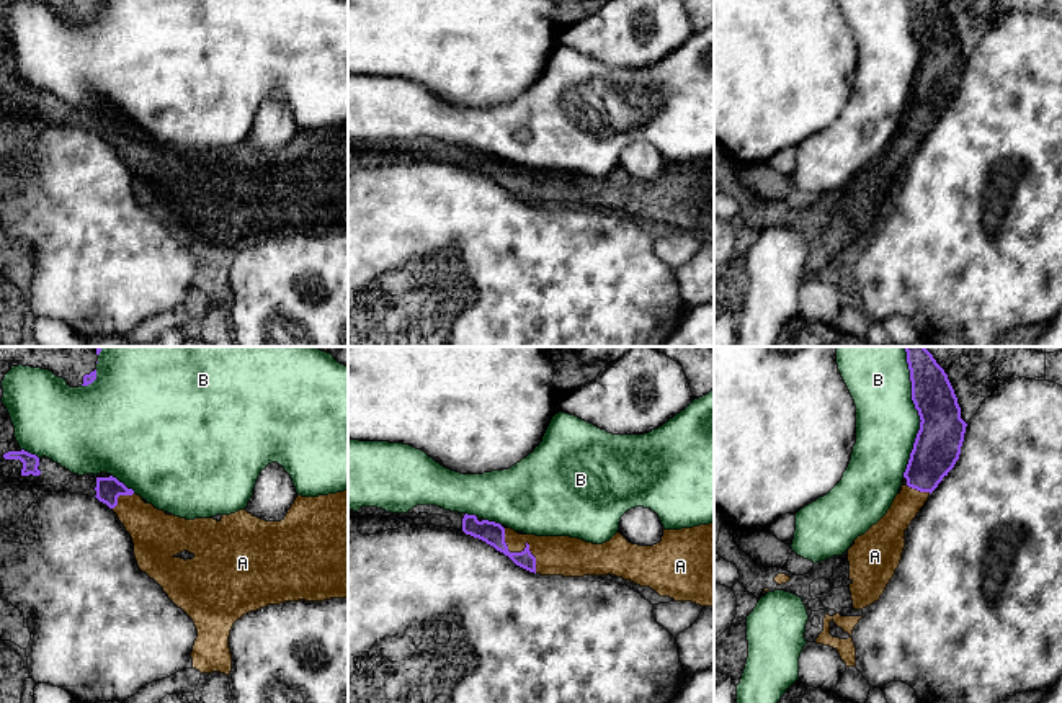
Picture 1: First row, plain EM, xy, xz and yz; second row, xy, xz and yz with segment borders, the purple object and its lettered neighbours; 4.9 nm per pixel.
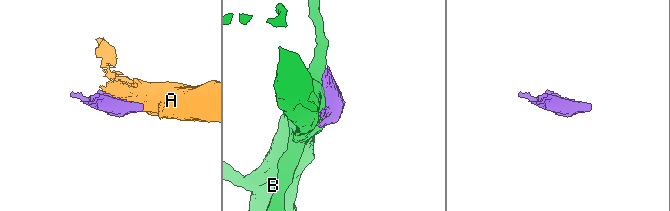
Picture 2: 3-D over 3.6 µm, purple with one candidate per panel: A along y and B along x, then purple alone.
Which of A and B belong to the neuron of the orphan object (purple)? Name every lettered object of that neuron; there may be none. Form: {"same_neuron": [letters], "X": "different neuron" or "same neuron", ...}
{"same_neuron": ["A"], "A": "same neuron", "B": "different neuron"}

